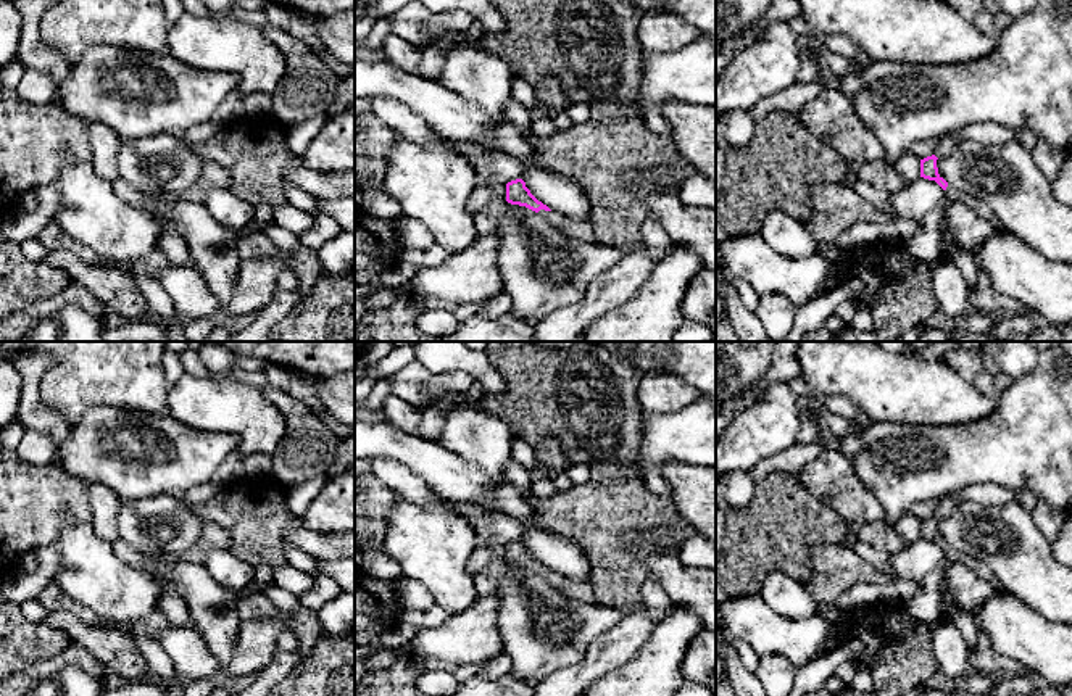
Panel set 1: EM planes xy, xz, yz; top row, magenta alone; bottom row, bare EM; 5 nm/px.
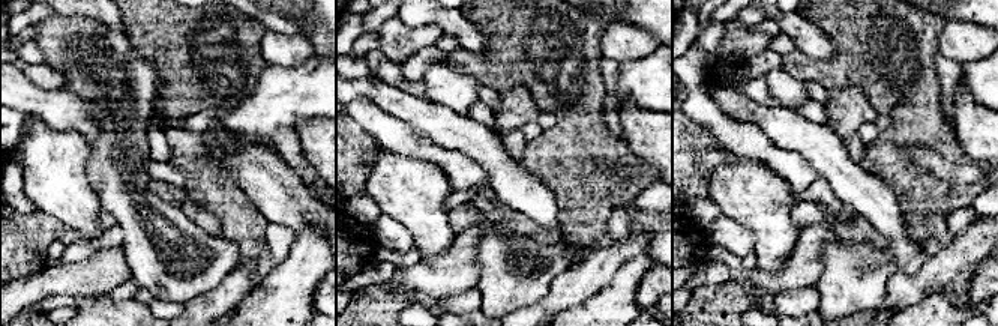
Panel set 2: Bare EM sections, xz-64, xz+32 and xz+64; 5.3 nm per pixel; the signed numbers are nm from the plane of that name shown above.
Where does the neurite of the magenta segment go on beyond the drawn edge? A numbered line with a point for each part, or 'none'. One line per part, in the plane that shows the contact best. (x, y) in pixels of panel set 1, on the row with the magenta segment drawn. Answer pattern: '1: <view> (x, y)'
1: xz (581, 231)

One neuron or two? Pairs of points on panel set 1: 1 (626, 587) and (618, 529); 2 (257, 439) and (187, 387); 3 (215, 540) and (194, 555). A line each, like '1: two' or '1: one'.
1: one
2: one
3: one

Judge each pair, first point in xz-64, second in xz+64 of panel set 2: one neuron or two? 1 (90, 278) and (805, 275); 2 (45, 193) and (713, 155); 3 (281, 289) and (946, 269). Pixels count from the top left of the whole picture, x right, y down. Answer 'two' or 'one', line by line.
1: one
2: two
3: two

